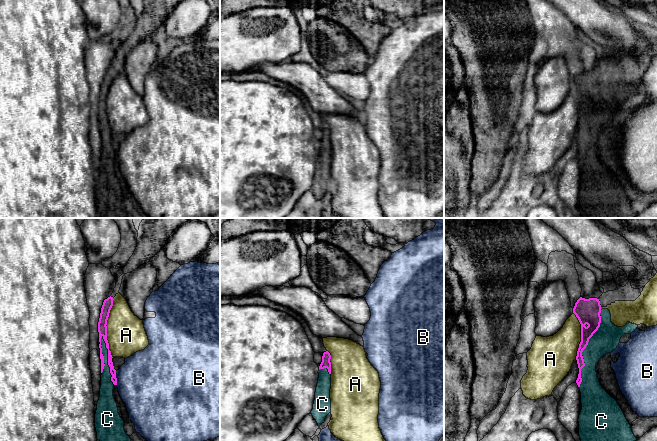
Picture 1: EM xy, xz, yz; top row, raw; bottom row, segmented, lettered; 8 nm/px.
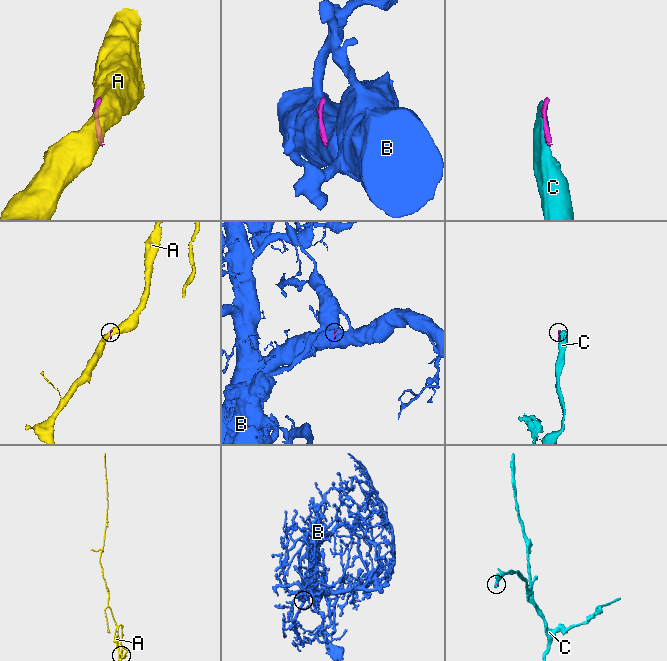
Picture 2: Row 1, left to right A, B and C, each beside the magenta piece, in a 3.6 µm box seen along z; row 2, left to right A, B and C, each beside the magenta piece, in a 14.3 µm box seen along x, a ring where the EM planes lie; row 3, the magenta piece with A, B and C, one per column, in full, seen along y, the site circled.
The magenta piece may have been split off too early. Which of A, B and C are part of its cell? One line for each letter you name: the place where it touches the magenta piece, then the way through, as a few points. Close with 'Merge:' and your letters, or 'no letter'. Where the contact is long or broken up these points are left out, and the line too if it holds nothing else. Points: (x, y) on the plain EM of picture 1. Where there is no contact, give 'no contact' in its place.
C: meets magenta in xy at (108, 136)
Merge: C

